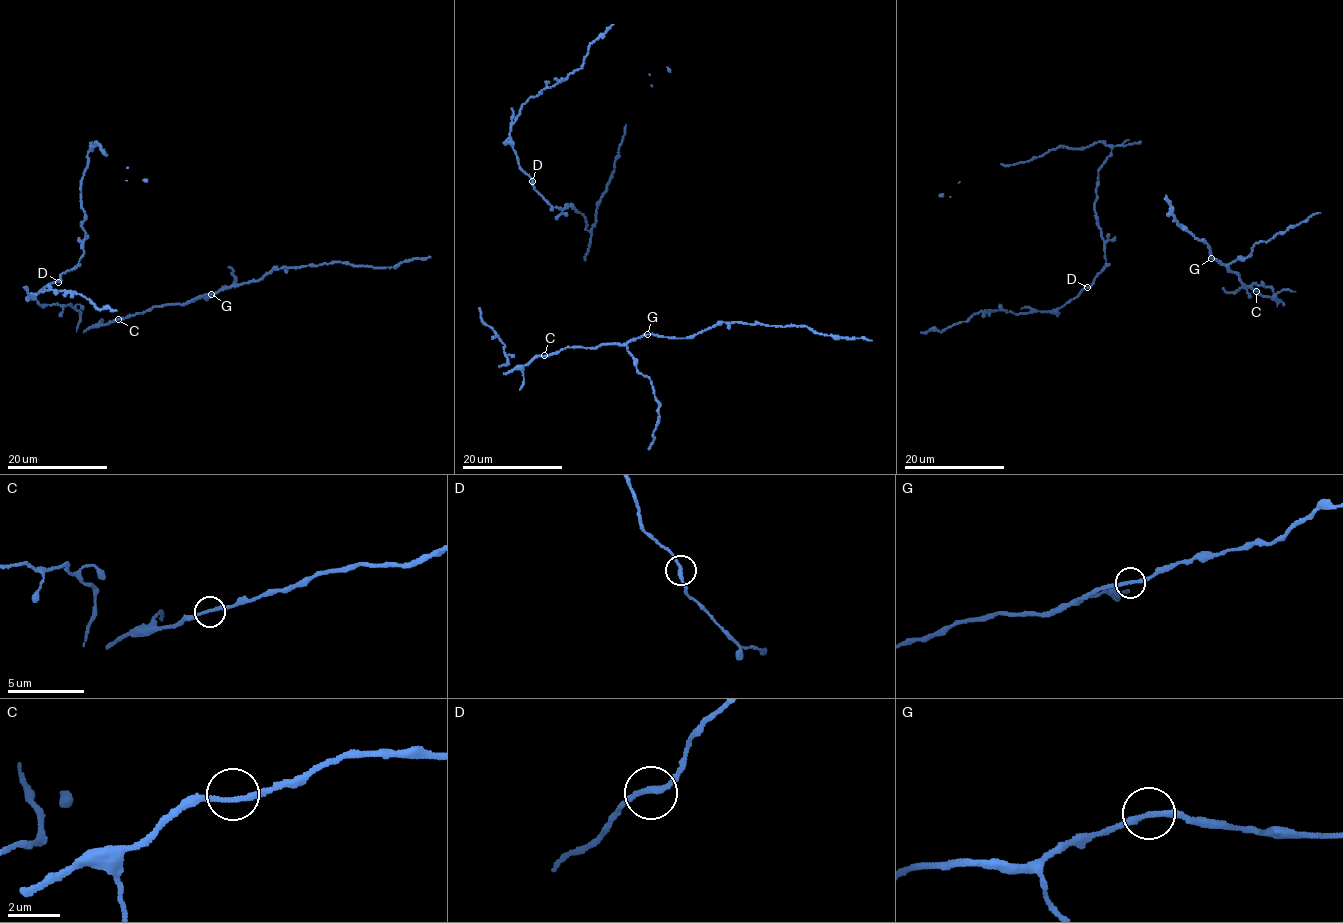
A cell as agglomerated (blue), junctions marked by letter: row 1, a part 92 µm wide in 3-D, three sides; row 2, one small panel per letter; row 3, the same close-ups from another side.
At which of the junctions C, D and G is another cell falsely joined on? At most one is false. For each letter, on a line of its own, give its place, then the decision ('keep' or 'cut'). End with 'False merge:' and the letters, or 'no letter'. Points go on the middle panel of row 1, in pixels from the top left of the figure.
C: (544, 355) | keep
D: (532, 181) | keep
G: (647, 334) | keep
False merge: no letter

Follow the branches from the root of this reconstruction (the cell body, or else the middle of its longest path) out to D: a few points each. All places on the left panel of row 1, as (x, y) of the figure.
D: (79, 265), (61, 274), (58, 282)

